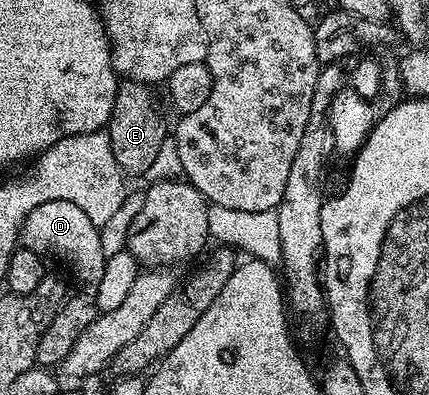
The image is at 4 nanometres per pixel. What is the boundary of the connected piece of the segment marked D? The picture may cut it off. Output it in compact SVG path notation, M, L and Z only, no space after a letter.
M51 201L43 202L29 213L20 231L20 244L44 257L60 257L79 283L82 294L93 297L105 273L108 256L101 235L100 228L73 202Z

